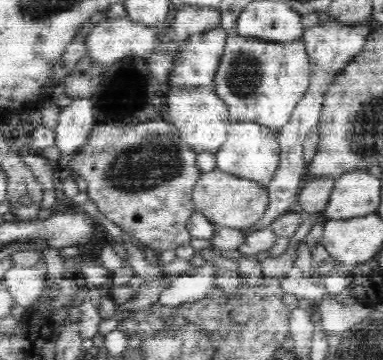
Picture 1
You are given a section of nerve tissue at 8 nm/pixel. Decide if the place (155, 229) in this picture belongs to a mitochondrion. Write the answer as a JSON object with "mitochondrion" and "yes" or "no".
{"mitochondrion":"no"}

